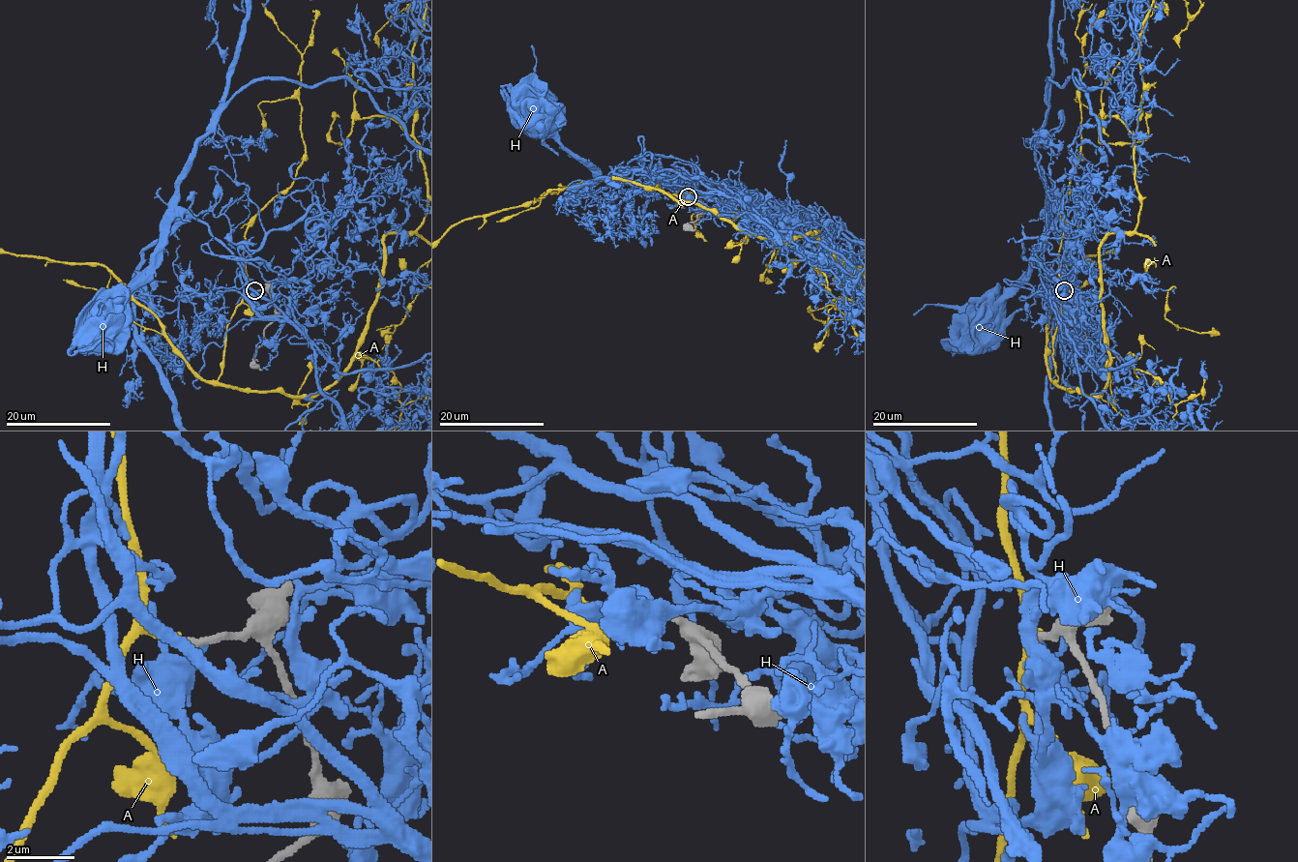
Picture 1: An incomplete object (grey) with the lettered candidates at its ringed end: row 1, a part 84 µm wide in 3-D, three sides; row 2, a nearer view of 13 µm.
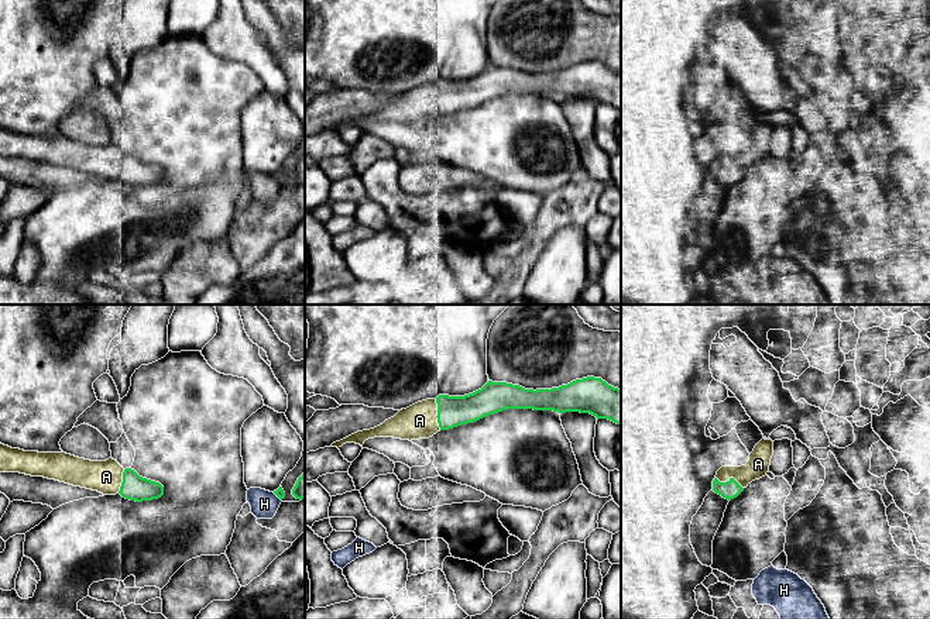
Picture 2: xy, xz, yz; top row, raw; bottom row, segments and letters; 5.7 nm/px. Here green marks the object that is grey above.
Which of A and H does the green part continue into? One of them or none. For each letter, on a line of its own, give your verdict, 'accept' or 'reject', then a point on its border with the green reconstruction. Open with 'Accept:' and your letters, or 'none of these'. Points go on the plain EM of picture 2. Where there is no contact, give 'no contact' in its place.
Accept: A
A: accept; contact xz (438, 99)
H: reject; contact xy (277, 179)

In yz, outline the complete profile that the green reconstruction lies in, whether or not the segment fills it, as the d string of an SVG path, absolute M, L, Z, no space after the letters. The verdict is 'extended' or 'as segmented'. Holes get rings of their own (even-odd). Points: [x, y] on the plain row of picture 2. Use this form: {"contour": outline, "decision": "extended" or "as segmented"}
{"contour": "M762 123L741 151L721 151L713 165L713 175L731 185L752 165L766 159L773 140L773 125Z", "decision": "extended"}

